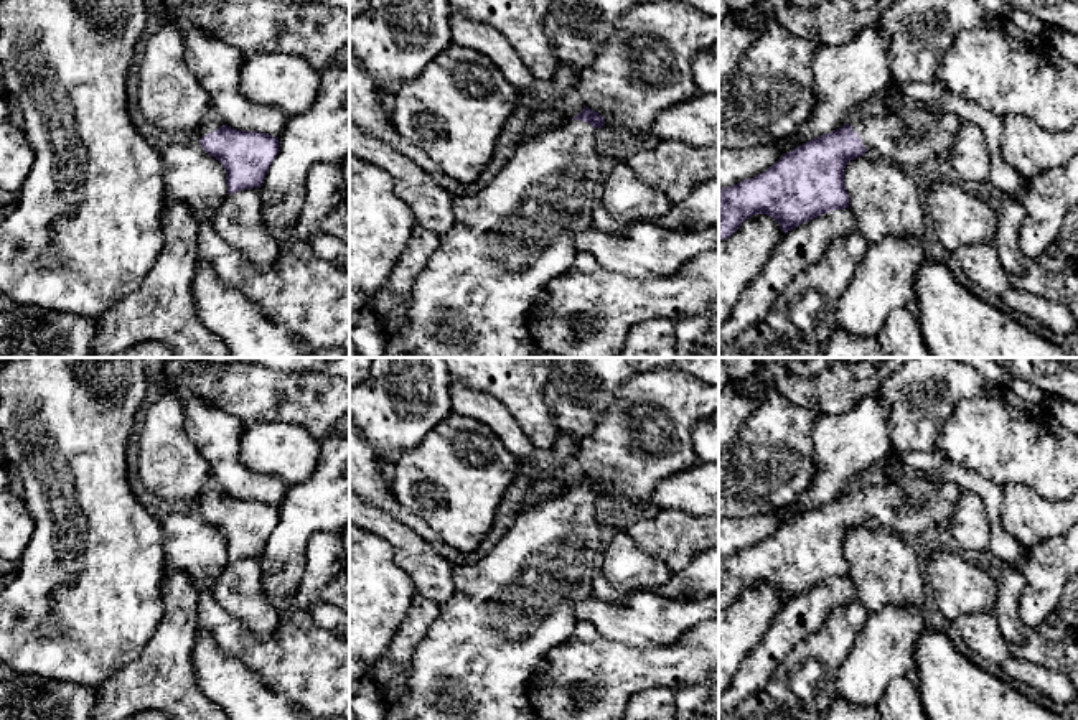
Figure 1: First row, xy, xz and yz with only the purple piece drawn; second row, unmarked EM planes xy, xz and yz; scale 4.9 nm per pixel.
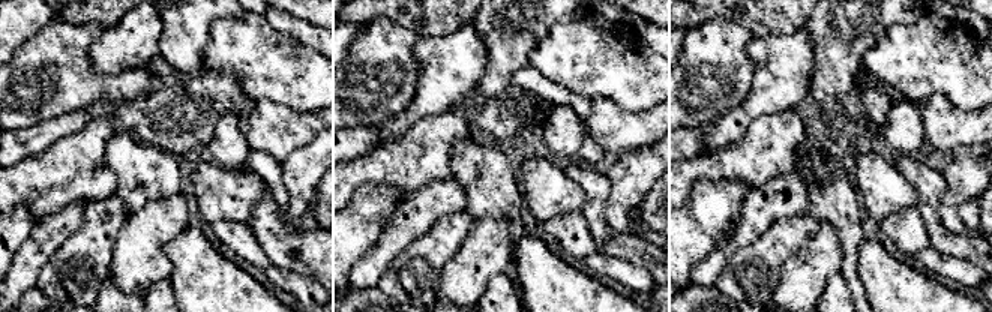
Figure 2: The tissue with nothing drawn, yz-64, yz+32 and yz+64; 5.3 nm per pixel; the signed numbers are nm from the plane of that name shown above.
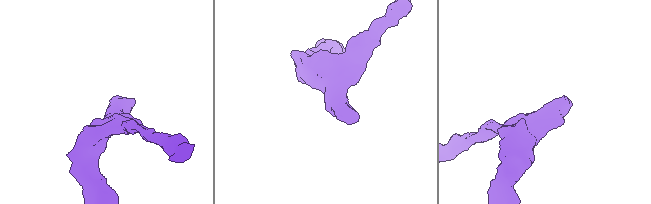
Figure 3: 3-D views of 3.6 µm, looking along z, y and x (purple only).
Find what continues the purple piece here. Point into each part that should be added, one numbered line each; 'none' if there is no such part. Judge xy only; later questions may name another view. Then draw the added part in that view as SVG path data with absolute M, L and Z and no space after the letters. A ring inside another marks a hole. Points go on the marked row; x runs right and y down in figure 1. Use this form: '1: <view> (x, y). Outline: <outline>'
1: xy (211, 124). Outline: M208 117L195 132L198 135L198 138L201 138L203 135L214 132L221 127L223 124L214 117Z

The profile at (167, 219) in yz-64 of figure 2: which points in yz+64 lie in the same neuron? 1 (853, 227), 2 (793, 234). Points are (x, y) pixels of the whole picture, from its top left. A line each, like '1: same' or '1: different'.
1: different
2: different

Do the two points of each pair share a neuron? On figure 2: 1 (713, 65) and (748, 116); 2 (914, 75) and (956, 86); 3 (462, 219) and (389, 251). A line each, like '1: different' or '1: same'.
1: different
2: same
3: different

